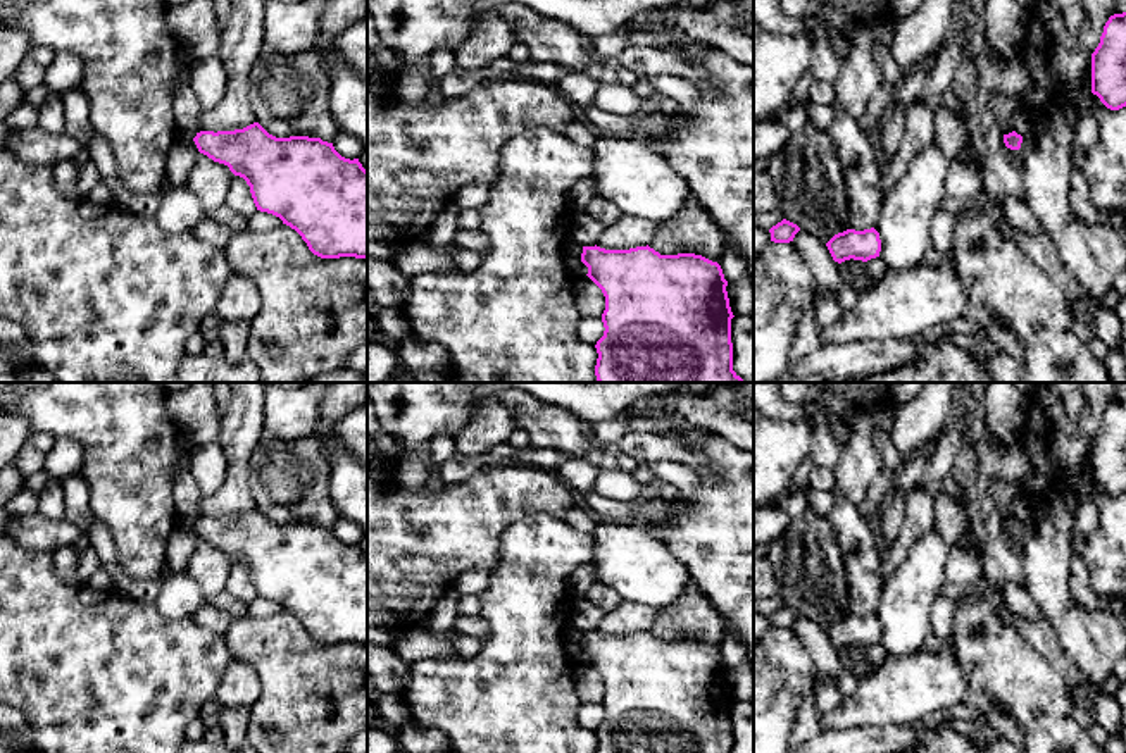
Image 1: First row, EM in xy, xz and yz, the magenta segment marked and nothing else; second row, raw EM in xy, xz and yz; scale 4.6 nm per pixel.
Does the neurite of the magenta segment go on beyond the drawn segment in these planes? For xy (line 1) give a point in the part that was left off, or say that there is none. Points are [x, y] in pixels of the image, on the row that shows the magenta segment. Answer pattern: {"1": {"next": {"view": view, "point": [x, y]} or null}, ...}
{"1": {"next": null}}

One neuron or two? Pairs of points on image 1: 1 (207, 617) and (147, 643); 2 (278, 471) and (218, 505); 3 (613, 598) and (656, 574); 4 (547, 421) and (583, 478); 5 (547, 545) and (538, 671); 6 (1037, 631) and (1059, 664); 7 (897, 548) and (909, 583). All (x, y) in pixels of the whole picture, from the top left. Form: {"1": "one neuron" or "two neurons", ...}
{"1": "two neurons", "2": "two neurons", "3": "two neurons", "4": "two neurons", "5": "one neuron", "6": "one neuron", "7": "two neurons"}

